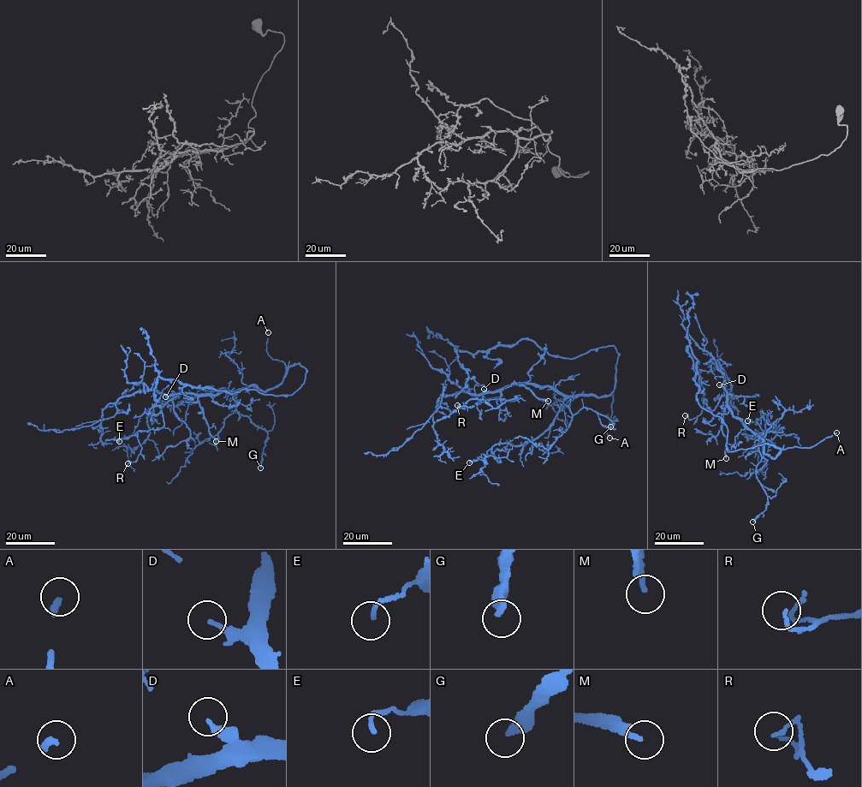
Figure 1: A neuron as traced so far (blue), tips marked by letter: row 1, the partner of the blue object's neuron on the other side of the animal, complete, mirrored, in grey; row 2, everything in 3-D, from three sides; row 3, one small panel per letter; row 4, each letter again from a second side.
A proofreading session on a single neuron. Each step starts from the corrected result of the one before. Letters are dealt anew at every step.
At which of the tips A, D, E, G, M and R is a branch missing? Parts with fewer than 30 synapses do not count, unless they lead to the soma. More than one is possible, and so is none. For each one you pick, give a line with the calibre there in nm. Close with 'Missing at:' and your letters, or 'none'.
A: 240 nm
M: 190 nm
Missing at: A, M

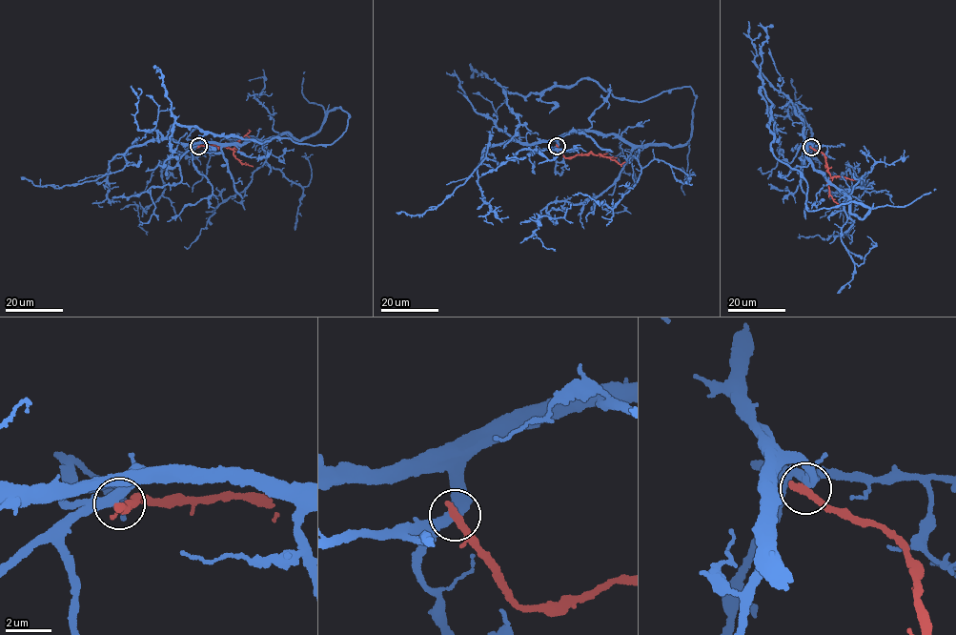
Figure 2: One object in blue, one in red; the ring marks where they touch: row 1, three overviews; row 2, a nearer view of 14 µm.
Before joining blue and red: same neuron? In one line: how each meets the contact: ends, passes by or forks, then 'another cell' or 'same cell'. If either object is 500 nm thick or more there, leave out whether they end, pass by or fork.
blue passes by; red ends; another cell

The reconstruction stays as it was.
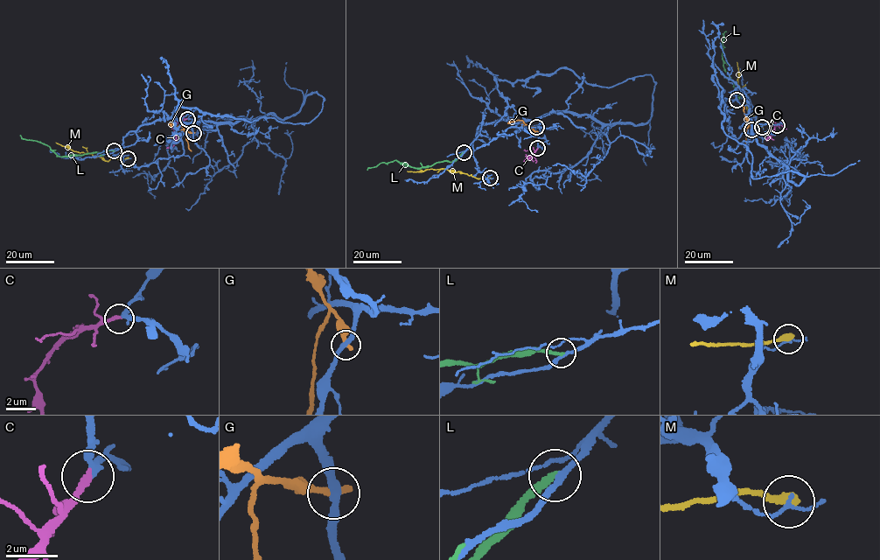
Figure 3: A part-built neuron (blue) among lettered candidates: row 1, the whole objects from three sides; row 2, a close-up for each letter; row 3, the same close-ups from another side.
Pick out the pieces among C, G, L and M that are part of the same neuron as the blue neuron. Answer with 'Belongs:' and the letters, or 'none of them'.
Belongs: C

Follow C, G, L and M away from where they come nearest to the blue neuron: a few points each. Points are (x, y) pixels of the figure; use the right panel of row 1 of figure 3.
C: (777, 125), (778, 125), (774, 127), (771, 135), (765, 138)
G: (751, 129), (743, 110), (743, 104)
L: (736, 100), (740, 97), (723, 66), (722, 43), (726, 31)
M: (762, 127), (749, 112), (737, 80), (736, 61)

